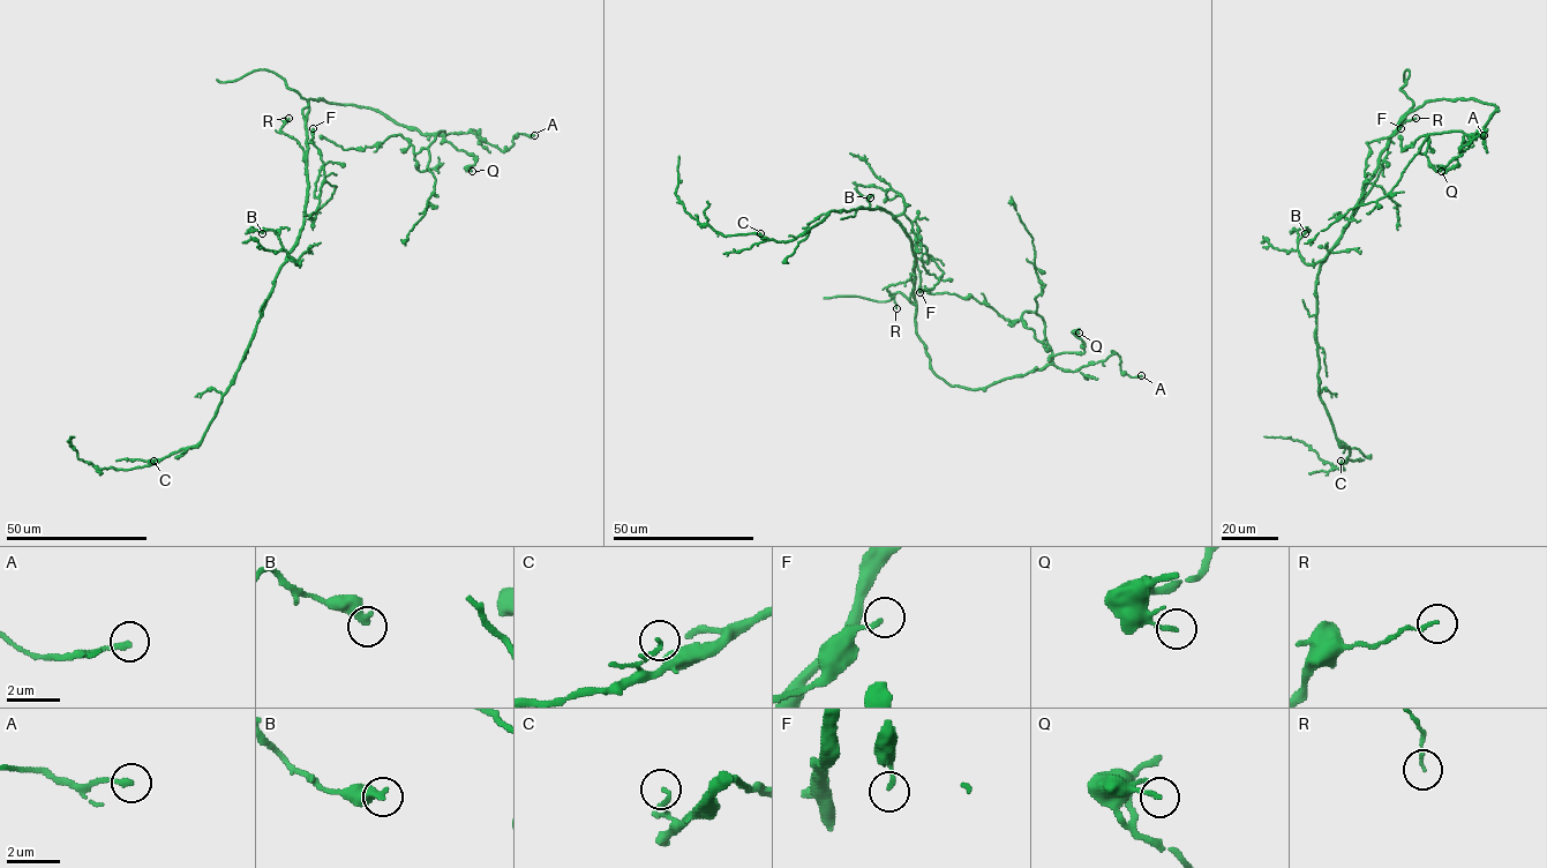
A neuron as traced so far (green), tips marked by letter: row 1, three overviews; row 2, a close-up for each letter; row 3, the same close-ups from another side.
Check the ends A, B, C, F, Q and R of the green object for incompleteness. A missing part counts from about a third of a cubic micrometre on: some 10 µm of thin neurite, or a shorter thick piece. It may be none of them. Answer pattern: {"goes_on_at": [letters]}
{"goes_on_at": []}

